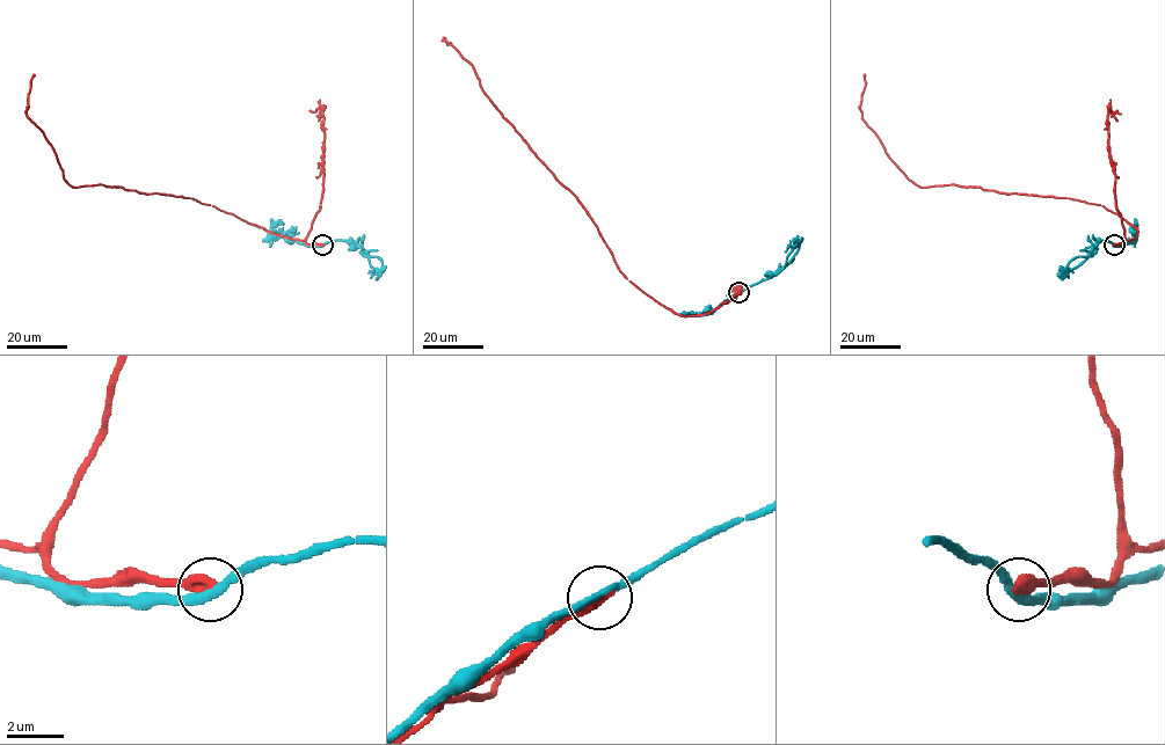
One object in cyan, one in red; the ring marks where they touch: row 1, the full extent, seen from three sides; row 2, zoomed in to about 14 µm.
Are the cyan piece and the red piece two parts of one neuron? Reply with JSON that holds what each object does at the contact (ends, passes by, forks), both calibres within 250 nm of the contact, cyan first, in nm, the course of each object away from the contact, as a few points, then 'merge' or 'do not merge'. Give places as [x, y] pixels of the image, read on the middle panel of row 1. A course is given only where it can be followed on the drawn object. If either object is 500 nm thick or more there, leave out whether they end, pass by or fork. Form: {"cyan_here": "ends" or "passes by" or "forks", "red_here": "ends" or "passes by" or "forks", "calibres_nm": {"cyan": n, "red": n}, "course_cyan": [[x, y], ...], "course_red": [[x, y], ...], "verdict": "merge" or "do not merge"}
{"cyan_here": "passes by", "red_here": "ends", "calibres_nm": {"cyan": 280, "red": 440}, "course_cyan": [[740, 292], [780, 271], [793, 247], [785, 252]], "course_red": [[740, 292], [712, 311], [683, 316], [631, 283], [583, 205], [503, 116], [473, 66], [443, 41], [450, 43]], "verdict": "do not merge"}

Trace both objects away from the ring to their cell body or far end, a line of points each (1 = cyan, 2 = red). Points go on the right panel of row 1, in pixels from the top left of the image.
1: (1114, 245), (1107, 240), (1099, 241), (1067, 274), (1074, 272)
2: (1114, 245), (1133, 240), (1137, 231), (1104, 206), (953, 184), (917, 185), (864, 121), (864, 74)

